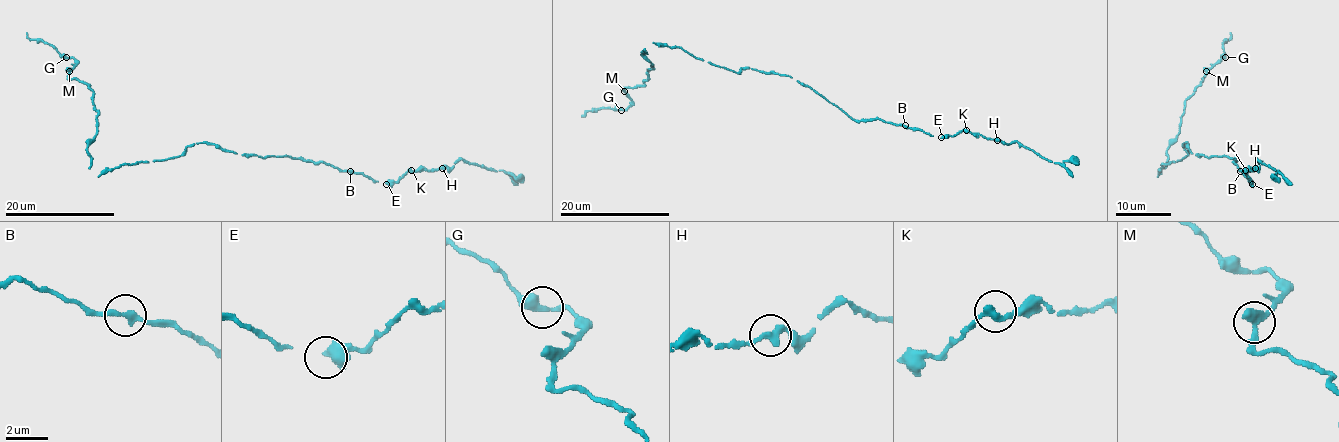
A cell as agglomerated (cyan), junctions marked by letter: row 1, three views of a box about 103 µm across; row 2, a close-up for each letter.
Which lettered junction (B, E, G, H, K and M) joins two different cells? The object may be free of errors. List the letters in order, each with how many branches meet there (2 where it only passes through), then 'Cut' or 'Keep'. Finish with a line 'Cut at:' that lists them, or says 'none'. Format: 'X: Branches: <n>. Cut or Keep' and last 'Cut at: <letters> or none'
B: Branches: 2. Keep
E: Branches: 2. Keep
G: Branches: 2. Keep
H: Branches: 2. Keep
K: Branches: 2. Keep
M: Branches: 2. Keep
Cut at: none

